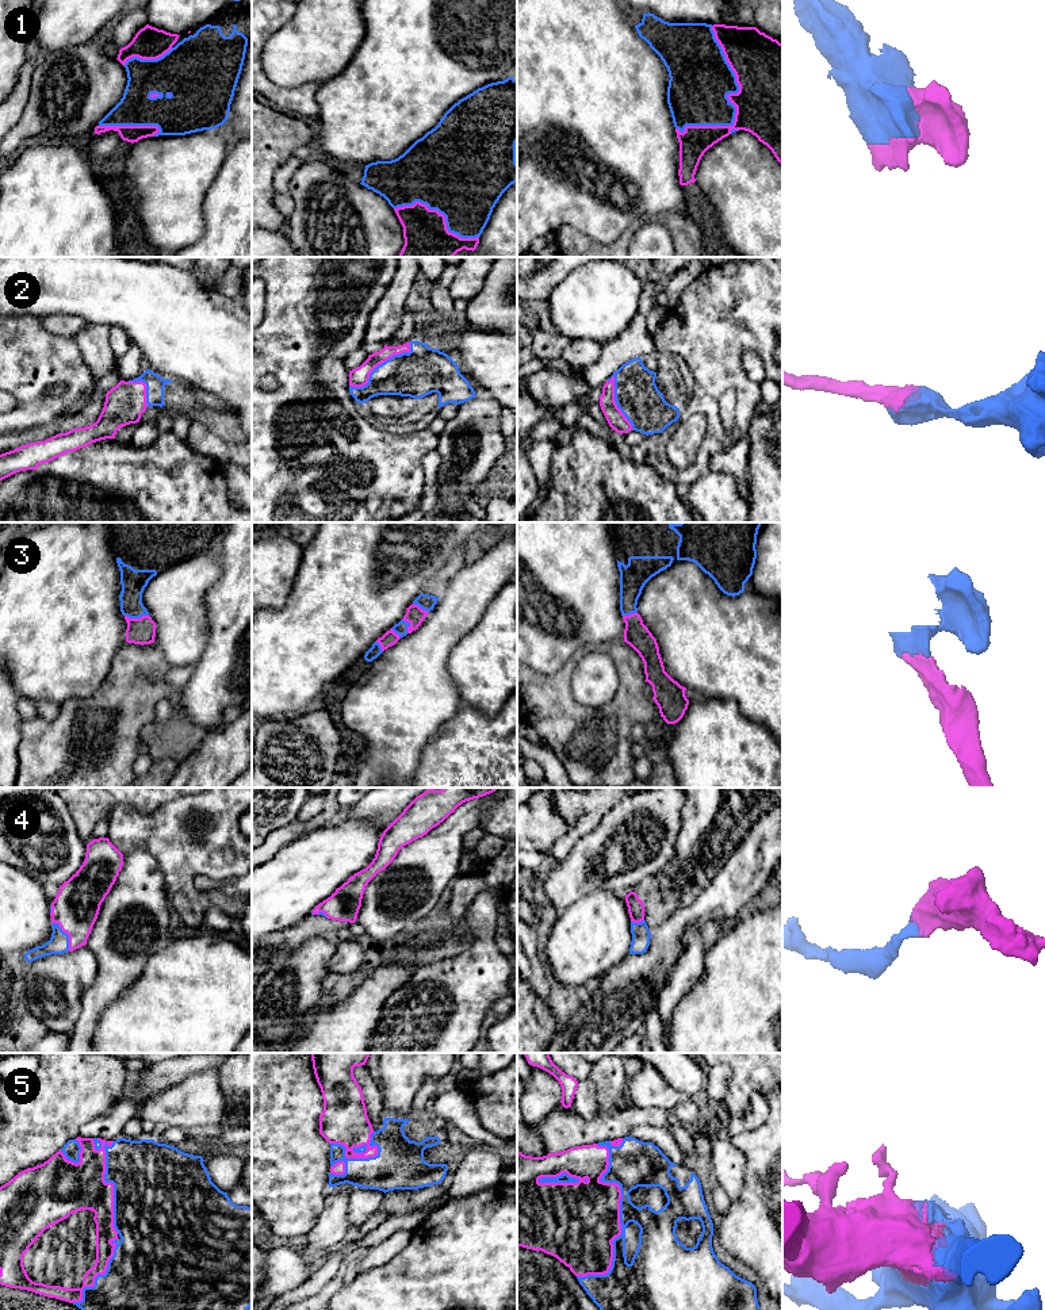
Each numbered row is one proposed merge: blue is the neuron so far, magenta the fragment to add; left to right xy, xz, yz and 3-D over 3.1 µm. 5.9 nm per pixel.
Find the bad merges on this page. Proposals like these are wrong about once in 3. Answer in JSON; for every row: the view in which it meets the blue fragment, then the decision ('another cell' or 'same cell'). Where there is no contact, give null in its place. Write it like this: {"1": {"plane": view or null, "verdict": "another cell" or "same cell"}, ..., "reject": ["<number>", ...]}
{"1": {"plane": "yz", "verdict": "same cell"}, "2": {"plane": "xz", "verdict": "same cell"}, "3": {"plane": "xy", "verdict": "same cell"}, "4": {"plane": "xy", "verdict": "same cell"}, "5": {"plane": "yz", "verdict": "same cell"}, "reject": []}

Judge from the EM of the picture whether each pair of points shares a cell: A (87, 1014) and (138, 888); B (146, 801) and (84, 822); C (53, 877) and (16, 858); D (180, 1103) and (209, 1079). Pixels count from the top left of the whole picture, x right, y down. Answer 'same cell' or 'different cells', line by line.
A: same cell
B: same cell
C: same cell
D: same cell

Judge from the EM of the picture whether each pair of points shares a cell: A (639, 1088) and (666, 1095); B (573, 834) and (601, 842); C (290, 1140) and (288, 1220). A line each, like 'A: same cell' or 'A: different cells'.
A: same cell
B: different cells
C: same cell

